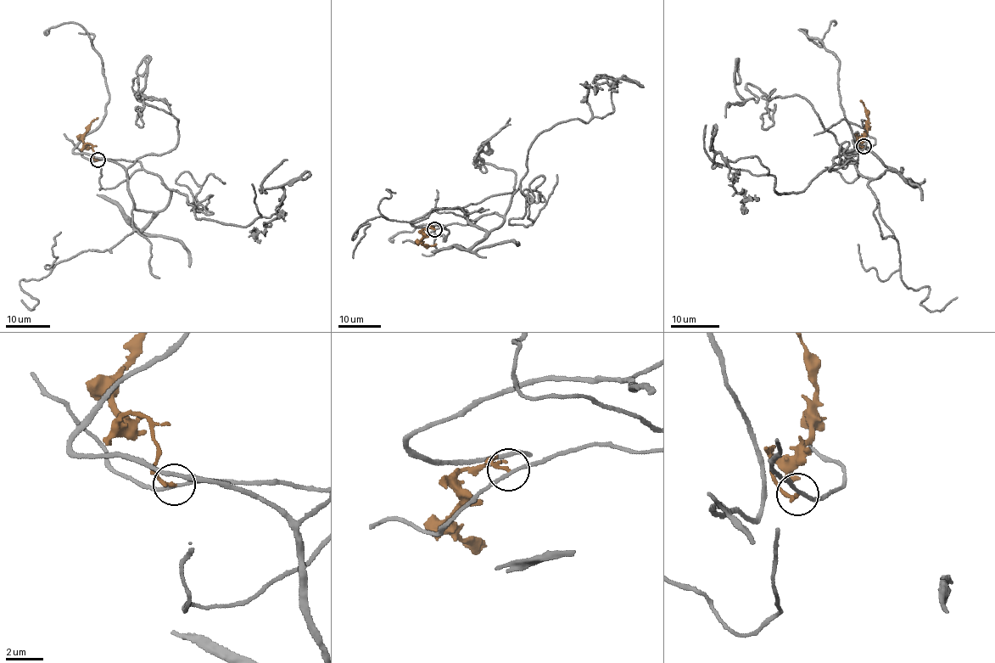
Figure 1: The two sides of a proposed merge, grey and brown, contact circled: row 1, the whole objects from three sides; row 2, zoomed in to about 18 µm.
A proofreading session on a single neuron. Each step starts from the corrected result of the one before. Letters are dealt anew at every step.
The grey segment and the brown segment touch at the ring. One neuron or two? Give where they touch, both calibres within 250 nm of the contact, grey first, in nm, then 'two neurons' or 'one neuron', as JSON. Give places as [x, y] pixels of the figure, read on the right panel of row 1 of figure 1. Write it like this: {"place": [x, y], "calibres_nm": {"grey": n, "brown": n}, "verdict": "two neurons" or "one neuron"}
{"place": [863, 146], "calibres_nm": {"grey": 160, "brown": 190}, "verdict": "two neurons"}

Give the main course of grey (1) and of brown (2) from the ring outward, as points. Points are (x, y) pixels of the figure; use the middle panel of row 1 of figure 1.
1: (434, 229), (503, 217), (489, 232), (437, 209), (411, 224), (444, 226), (446, 240), (426, 224), (394, 239)
2: (433, 229), (431, 227), (423, 229), (421, 243), (427, 247), (437, 244)

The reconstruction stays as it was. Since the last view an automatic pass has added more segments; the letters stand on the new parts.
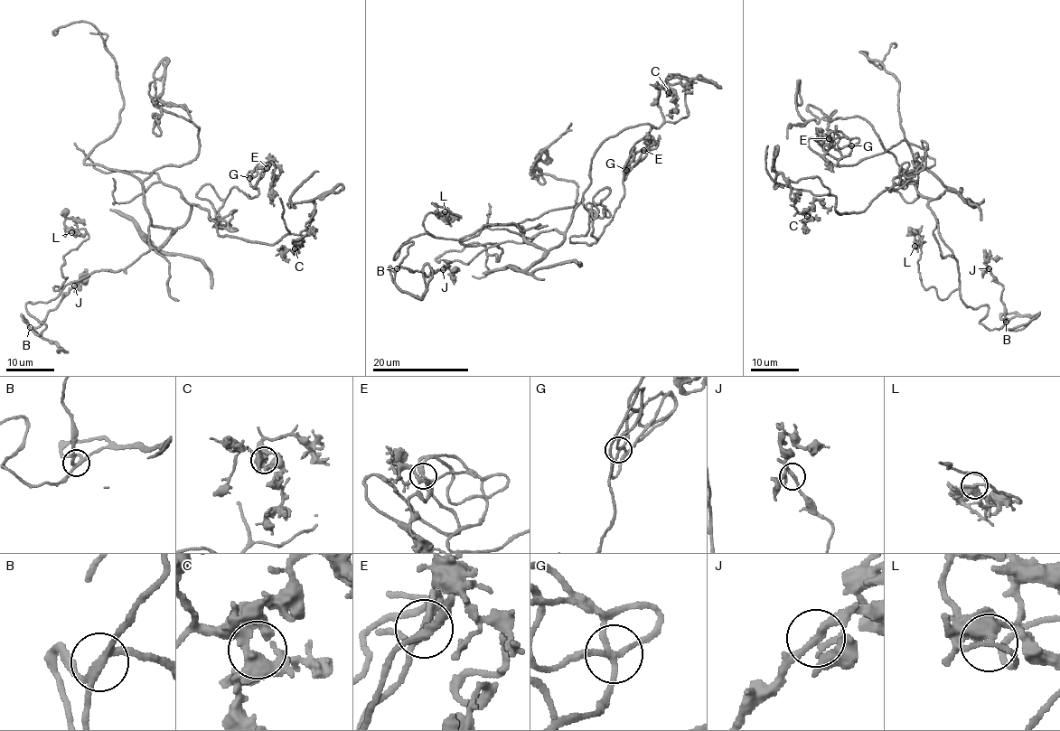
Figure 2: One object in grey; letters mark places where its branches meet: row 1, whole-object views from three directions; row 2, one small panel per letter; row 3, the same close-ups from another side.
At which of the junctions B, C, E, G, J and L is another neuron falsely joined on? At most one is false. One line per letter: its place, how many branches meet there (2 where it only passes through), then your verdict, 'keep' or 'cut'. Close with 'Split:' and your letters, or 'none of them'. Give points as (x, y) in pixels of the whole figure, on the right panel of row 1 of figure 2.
B: at (1006, 322); 4 branches meet; keep
C: at (807, 216); 4 branches meet; keep
E: at (829, 138); 3 branches meet; keep
G: at (851, 145); 4 branches meet; keep
J: at (989, 268); 3 branches meet; keep
L: at (914, 246); 4 branches meet; keep
Split: none of them

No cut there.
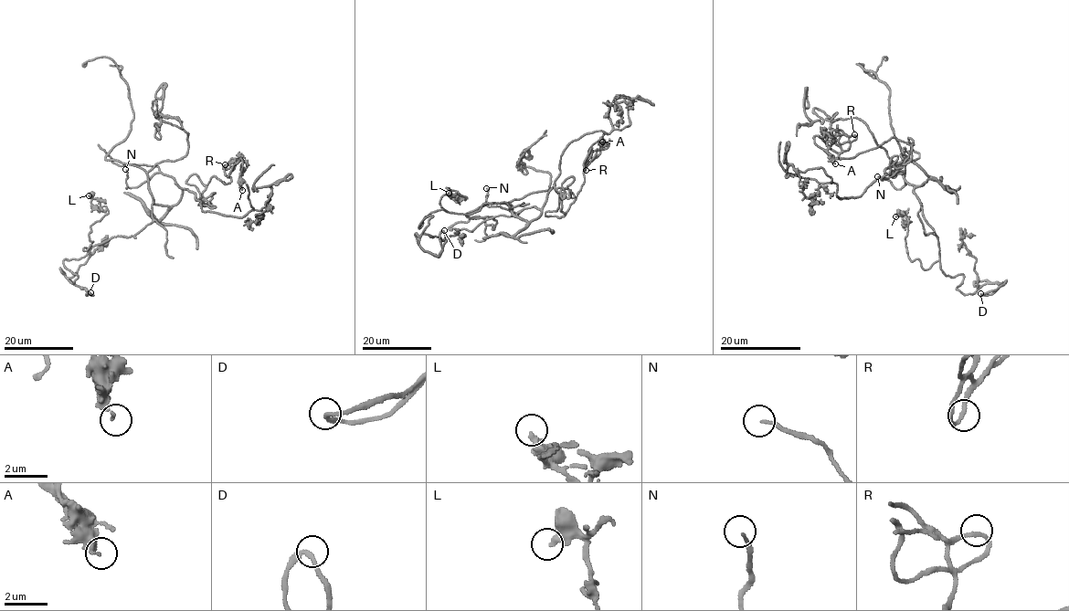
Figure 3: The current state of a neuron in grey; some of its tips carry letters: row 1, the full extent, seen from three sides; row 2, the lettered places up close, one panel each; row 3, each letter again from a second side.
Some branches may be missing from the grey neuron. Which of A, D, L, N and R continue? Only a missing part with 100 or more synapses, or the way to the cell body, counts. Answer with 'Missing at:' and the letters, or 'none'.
Missing at: N

